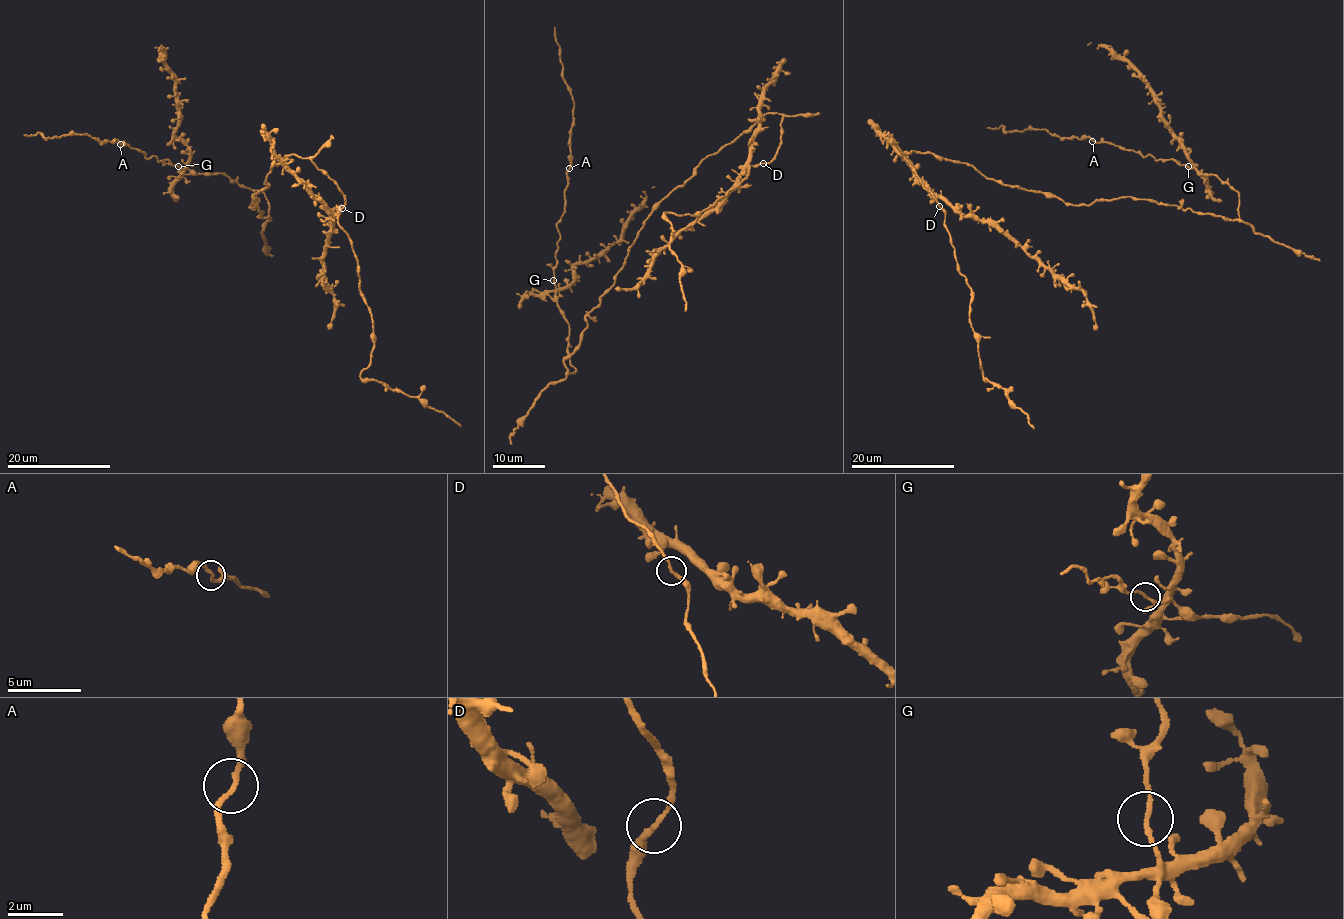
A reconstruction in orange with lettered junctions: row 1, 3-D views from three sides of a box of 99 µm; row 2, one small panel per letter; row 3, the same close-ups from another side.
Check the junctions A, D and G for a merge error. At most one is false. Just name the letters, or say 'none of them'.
none of them

